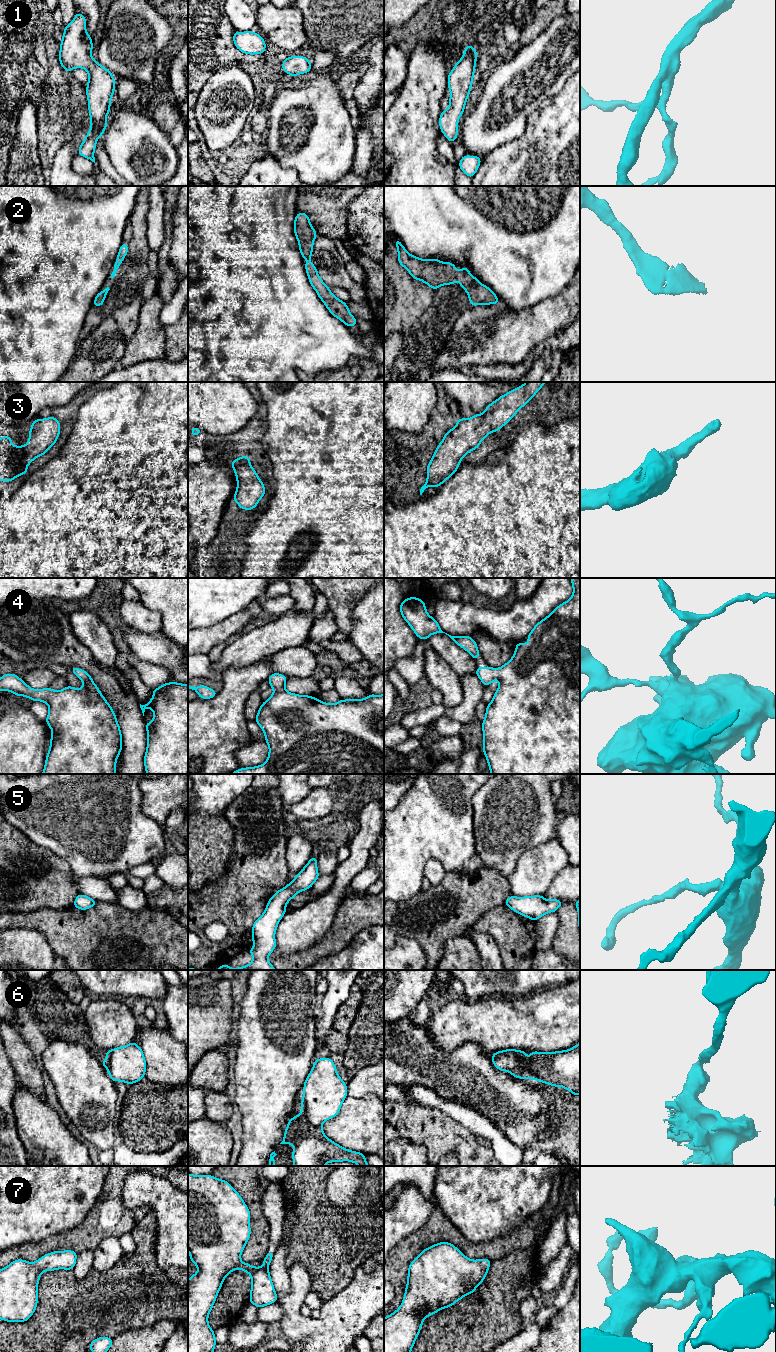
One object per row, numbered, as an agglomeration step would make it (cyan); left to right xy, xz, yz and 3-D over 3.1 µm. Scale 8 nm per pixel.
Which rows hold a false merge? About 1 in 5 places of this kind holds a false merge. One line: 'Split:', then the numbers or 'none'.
Split: 6

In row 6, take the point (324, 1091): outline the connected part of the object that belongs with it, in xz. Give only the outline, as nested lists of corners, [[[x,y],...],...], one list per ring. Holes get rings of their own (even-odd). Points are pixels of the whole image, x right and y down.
[[[329,1058],[316,1059],[303,1085],[302,1100],[306,1105],[307,1119],[316,1126],[334,1118],[347,1097],[347,1084],[337,1073]]]

